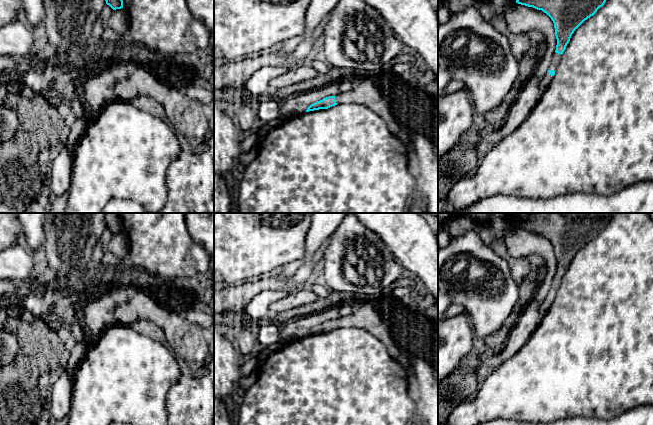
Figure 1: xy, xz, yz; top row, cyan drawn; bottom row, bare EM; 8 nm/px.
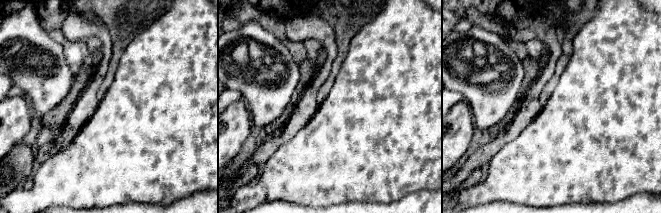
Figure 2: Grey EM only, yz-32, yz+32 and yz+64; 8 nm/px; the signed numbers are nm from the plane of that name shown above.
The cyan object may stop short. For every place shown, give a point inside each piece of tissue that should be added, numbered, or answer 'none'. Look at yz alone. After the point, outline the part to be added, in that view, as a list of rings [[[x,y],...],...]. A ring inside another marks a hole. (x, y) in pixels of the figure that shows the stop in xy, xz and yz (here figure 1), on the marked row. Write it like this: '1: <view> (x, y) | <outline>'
1: yz (546, 80) | [[[547,72],[546,75],[541,80],[540,85],[539,85],[539,91],[541,94],[546,91],[552,79],[553,79],[553,76],[551,76],[549,72]]]

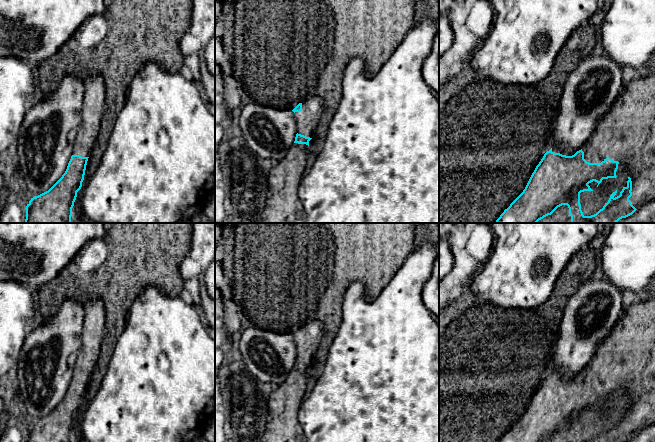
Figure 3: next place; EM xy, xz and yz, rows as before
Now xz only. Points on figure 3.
1: xz (307, 120) | [[[317,96],[302,102],[302,111],[294,113],[298,134],[312,138],[321,117],[322,108],[323,101]]]

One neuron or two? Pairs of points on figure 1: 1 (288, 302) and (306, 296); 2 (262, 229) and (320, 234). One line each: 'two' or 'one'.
1: one
2: two

